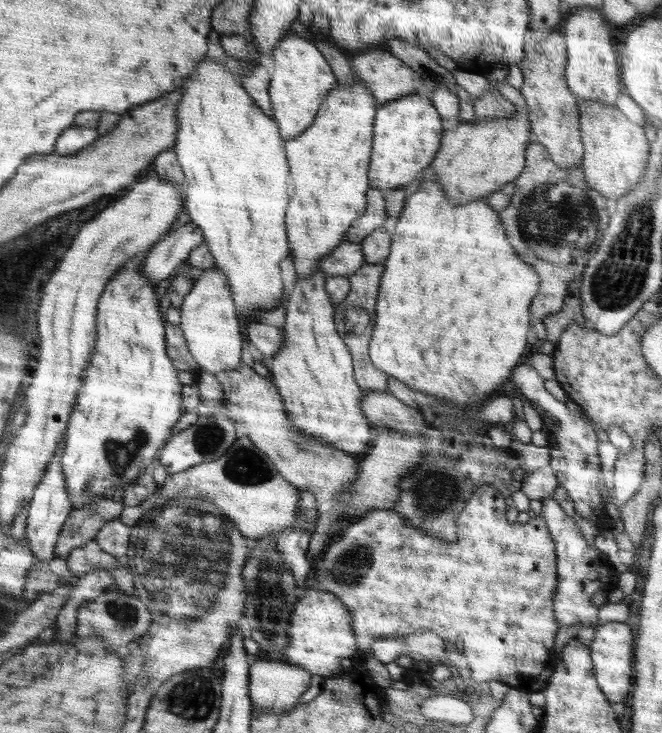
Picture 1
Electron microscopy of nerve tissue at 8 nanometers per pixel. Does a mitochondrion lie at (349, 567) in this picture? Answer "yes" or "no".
yes

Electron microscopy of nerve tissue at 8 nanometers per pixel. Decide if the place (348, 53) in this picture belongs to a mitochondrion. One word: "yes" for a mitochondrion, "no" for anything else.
no

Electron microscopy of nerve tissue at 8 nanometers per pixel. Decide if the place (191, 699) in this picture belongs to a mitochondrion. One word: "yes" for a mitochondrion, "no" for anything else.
yes

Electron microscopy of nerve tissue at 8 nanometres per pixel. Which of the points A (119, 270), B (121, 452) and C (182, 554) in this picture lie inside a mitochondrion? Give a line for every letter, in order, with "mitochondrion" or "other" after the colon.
A: other
B: mitochondrion
C: mitochondrion

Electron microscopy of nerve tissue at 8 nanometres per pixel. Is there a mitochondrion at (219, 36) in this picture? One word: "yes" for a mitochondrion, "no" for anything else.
no

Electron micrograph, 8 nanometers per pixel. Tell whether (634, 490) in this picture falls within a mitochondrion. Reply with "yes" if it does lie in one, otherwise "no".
no

